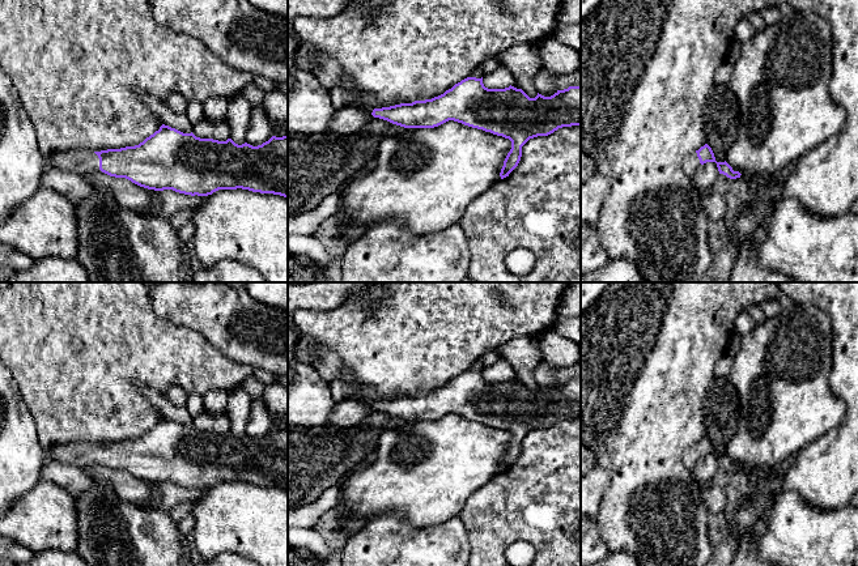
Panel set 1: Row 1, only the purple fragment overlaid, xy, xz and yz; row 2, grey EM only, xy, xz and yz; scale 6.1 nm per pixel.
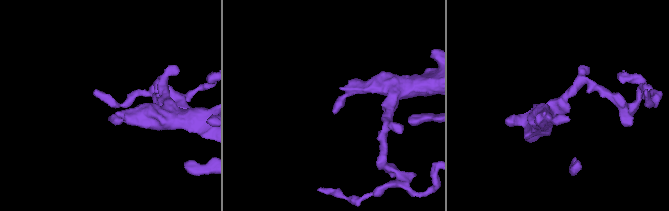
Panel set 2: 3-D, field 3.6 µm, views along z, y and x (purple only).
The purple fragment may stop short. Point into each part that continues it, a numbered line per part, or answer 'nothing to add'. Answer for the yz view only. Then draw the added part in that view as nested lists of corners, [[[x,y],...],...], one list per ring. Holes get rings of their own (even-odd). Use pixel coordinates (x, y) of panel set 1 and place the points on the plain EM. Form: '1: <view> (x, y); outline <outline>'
1: yz (691, 455); outline [[[691,444],[683,451],[683,465],[692,472],[700,458],[697,446]]]

